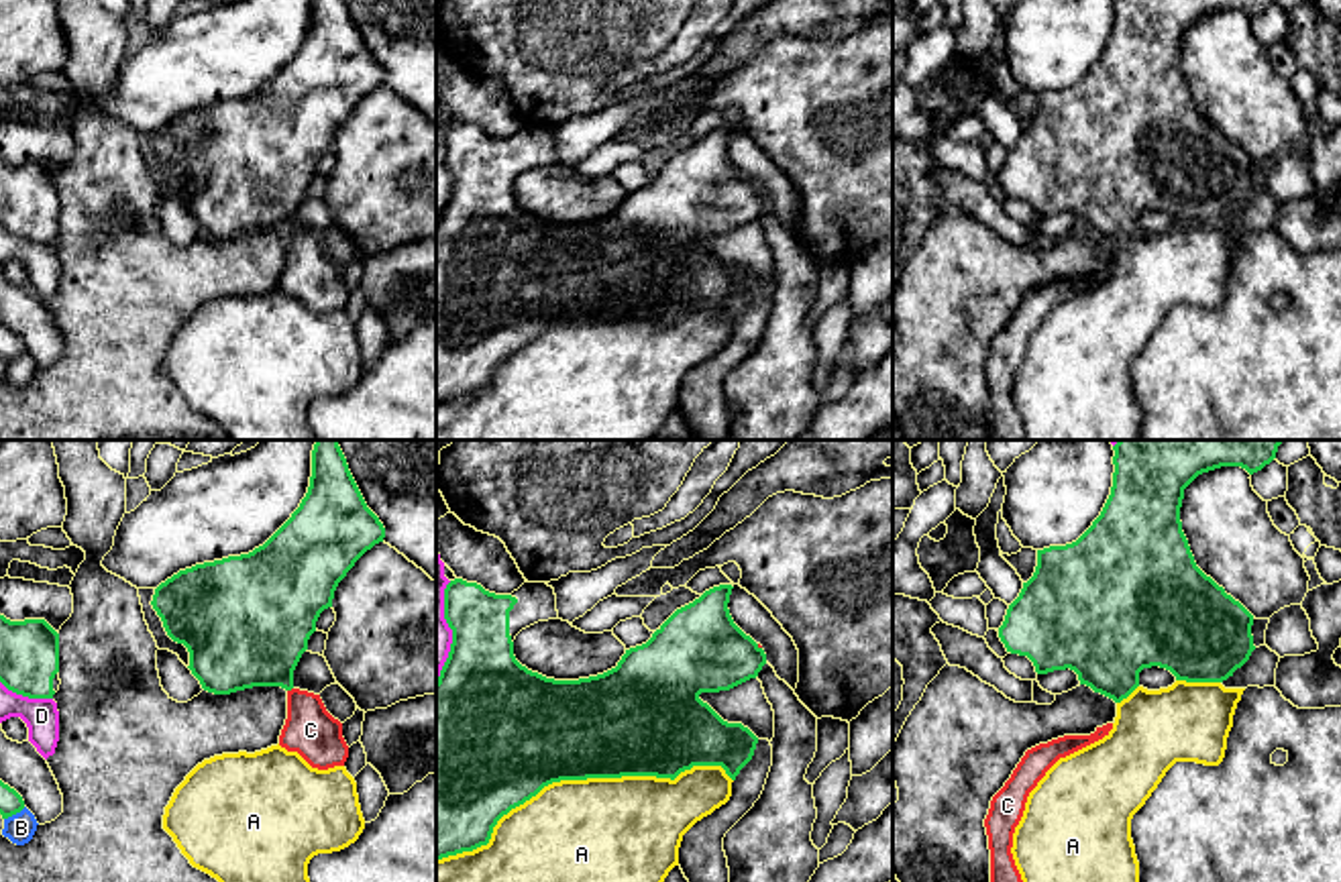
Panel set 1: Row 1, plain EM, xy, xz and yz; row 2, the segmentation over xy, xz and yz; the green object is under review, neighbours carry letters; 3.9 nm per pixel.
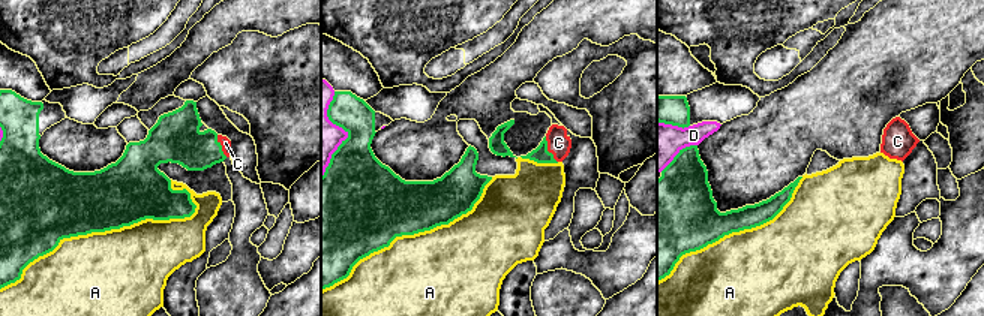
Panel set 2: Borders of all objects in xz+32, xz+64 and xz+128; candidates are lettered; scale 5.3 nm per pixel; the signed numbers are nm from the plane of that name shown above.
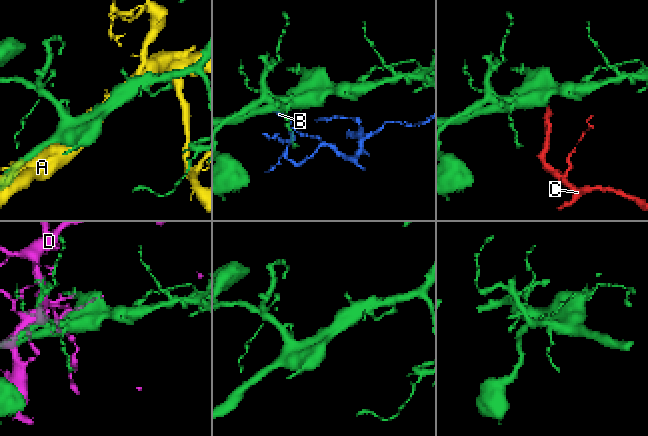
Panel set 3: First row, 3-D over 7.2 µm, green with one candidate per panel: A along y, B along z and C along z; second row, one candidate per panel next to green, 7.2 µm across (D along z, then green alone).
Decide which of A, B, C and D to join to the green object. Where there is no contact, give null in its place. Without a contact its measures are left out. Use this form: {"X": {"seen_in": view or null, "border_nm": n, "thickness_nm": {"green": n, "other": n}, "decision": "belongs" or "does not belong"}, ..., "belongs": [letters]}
{"A": {"seen_in": "xz", "border_nm": 1200, "thickness_nm": {"green": 420, "other": 420}, "decision": "does not belong"}, "B": {"seen_in": "xy", "border_nm": 100, "thickness_nm": {"green": 90, "other": 120}, "decision": "does not belong"}, "C": {"seen_in": "xy", "border_nm": 30, "thickness_nm": {"green": 400, "other": 200}, "decision": "belongs"}, "D": {"seen_in": "xy", "border_nm": 220, "thickness_nm": {"green": 240, "other": 140}, "decision": "does not belong"}, "belongs": ["C"]}

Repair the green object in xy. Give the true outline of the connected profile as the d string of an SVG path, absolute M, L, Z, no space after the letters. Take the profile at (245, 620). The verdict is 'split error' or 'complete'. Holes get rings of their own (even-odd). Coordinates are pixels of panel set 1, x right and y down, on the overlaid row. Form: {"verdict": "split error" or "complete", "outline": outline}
{"verdict": "split error", "outline": "M316 440L310 487L291 517L249 554L179 570L155 589L151 605L167 636L187 648L187 668L204 691L230 695L253 686L285 688L287 719L279 746L318 770L344 766L348 746L342 723L326 711L320 695L293 686L293 670L320 613L332 607L338 583L383 538L385 528L367 507L338 440Z"}

